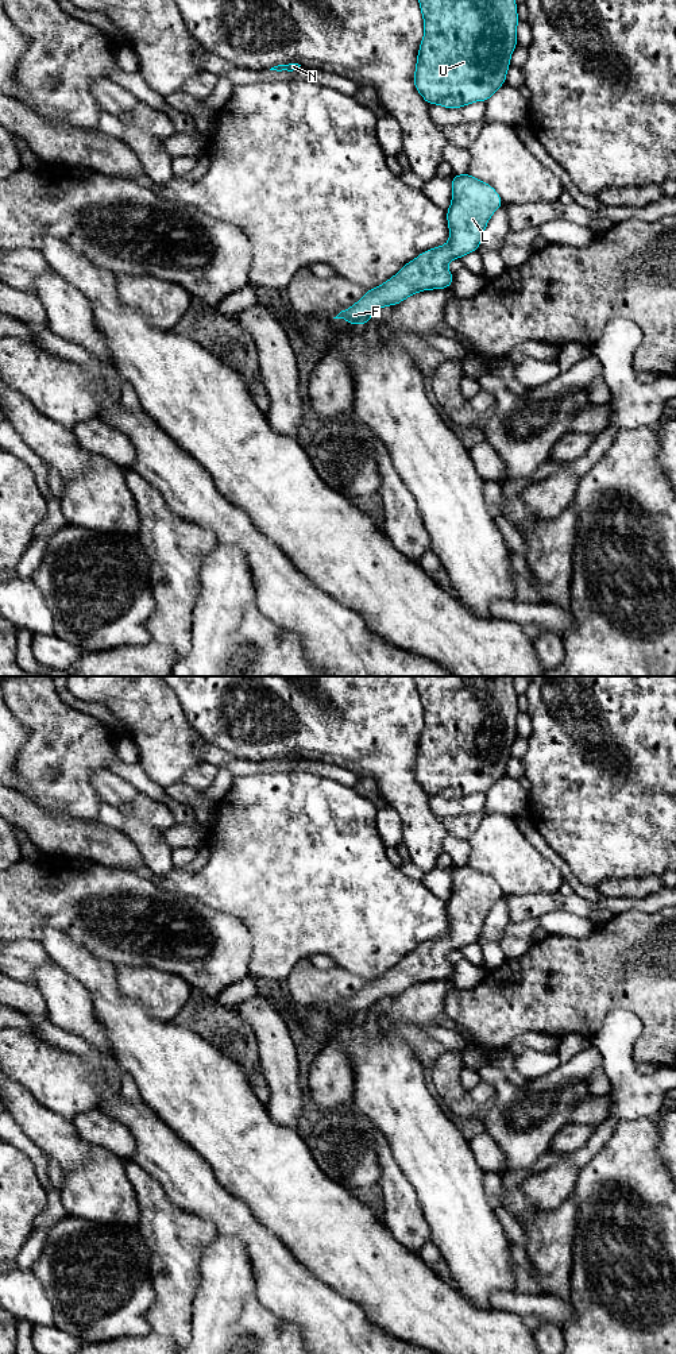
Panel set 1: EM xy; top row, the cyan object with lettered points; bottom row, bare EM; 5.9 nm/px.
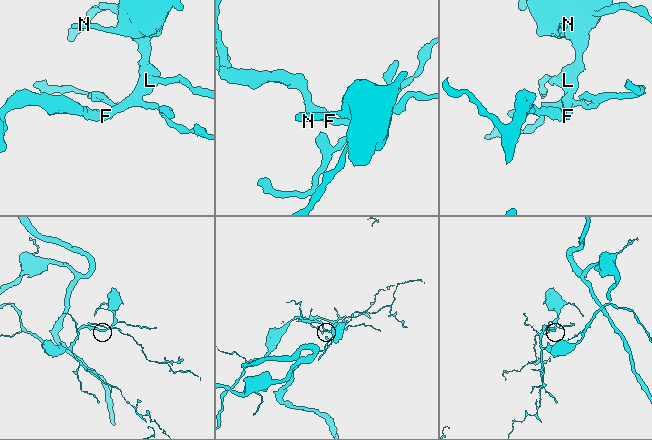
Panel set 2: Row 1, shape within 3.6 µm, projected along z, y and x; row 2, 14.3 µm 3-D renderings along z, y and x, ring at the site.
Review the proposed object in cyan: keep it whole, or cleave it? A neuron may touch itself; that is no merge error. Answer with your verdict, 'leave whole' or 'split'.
leave whole

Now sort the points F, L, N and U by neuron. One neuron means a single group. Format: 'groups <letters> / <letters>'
groups F L N U

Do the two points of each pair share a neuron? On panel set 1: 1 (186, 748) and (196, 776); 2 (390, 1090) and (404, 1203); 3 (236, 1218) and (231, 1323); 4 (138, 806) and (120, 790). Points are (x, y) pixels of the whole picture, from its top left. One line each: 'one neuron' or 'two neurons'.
1: two neurons
2: two neurons
3: two neurons
4: one neuron

